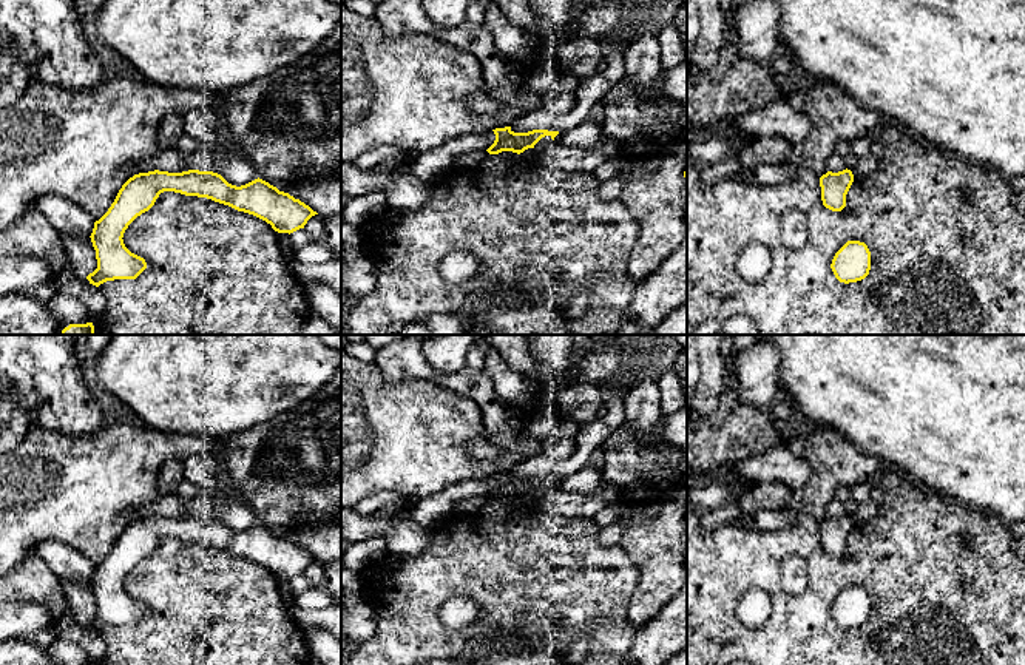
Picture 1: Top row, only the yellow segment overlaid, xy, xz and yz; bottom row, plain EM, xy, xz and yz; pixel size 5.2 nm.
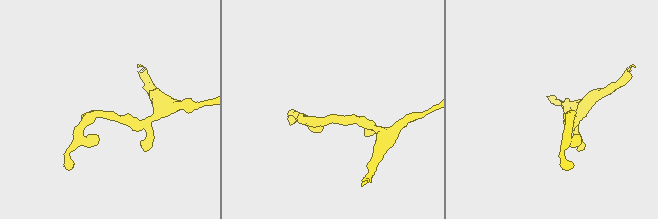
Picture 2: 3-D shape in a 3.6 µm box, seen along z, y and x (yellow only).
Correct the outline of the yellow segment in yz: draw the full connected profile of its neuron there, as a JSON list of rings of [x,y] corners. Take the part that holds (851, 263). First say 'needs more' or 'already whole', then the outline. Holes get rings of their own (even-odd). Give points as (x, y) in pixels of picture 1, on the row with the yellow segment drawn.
already whole; [[[847,241],[834,256],[830,268],[840,282],[864,279],[871,270],[871,251],[864,242]]]

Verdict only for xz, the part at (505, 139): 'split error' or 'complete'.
complete

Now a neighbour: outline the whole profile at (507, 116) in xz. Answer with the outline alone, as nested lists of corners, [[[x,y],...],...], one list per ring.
[[[341,6],[341,160],[355,164],[363,153],[384,145],[415,153],[432,151],[460,136],[512,127],[523,116],[519,110],[502,103],[497,114],[474,114],[465,100],[477,89],[489,91],[482,76],[482,65],[469,51],[429,34],[391,39],[374,17]]]

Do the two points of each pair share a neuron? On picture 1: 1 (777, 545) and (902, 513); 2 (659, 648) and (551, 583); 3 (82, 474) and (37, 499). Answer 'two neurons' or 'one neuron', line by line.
1: one neuron
2: two neurons
3: one neuron

